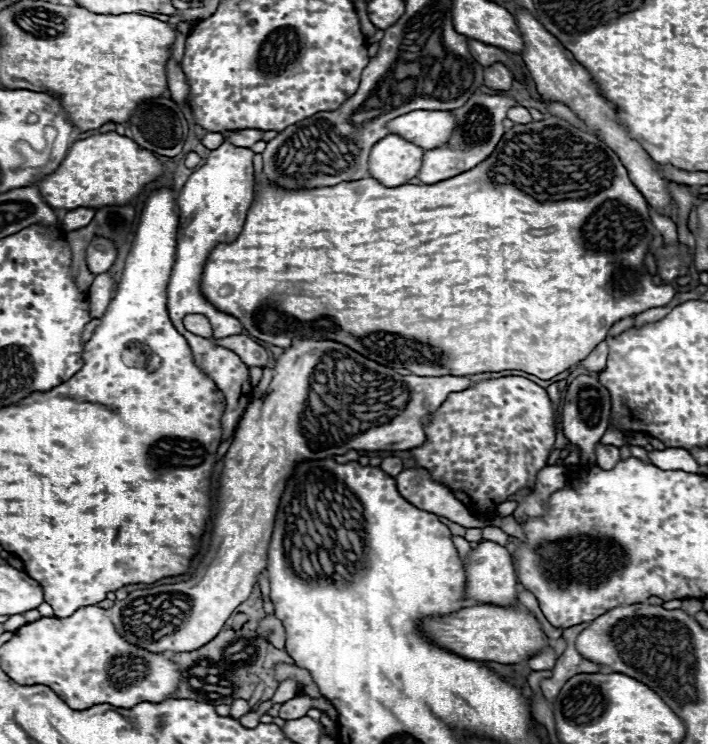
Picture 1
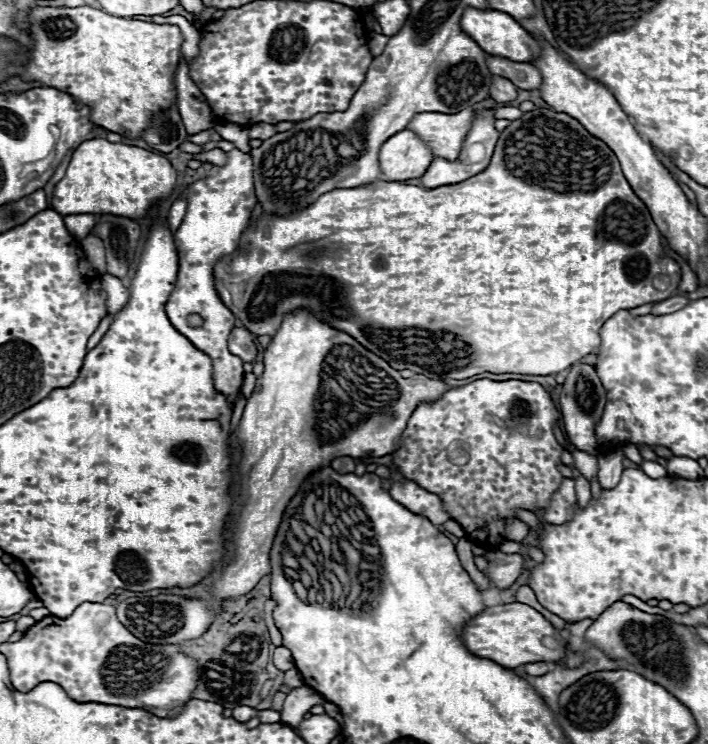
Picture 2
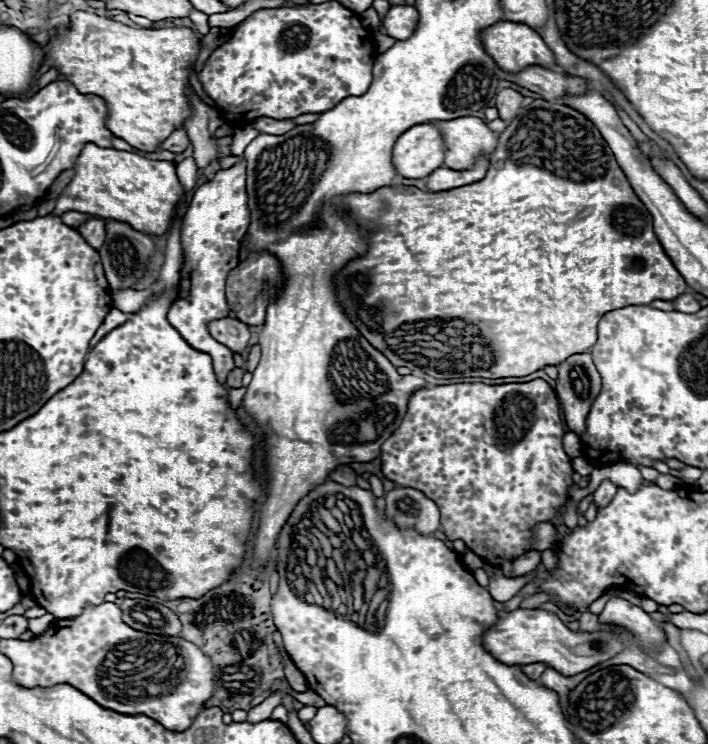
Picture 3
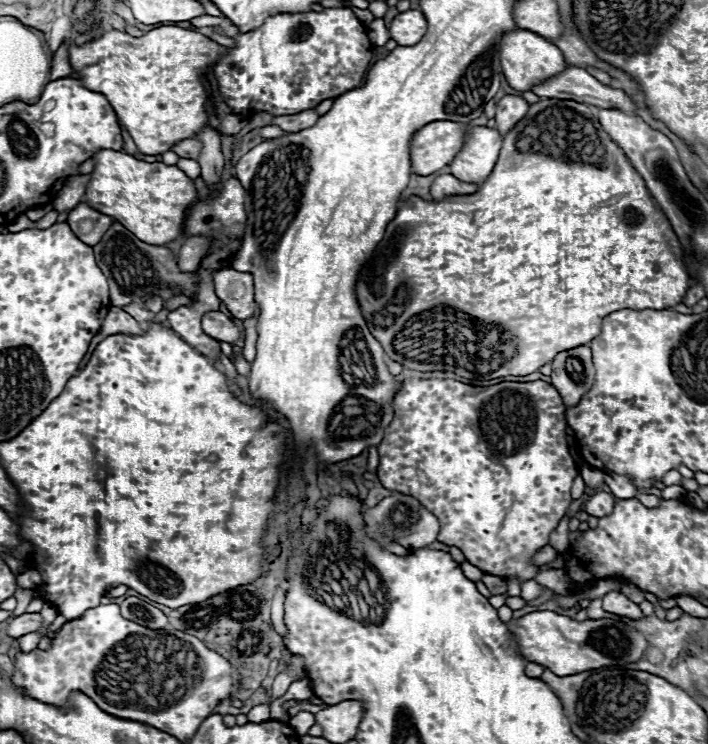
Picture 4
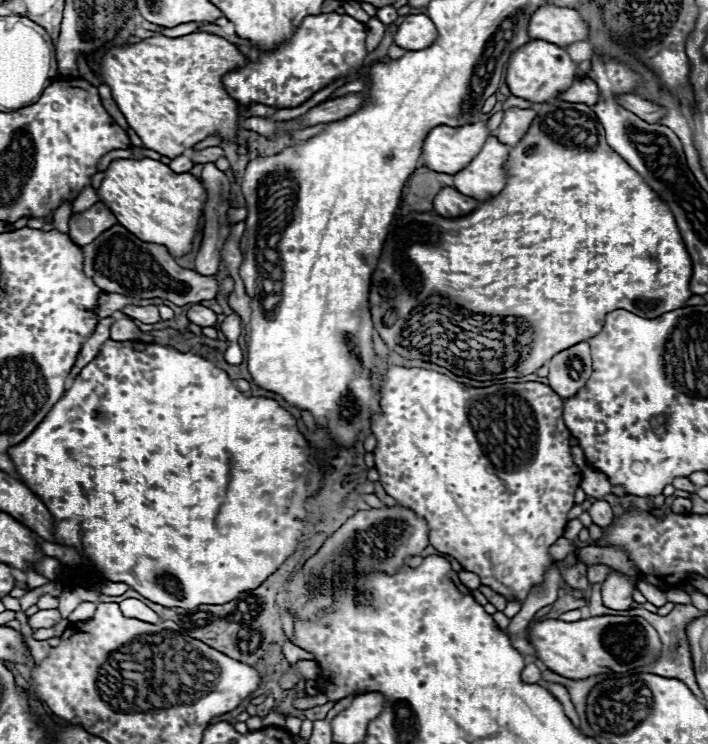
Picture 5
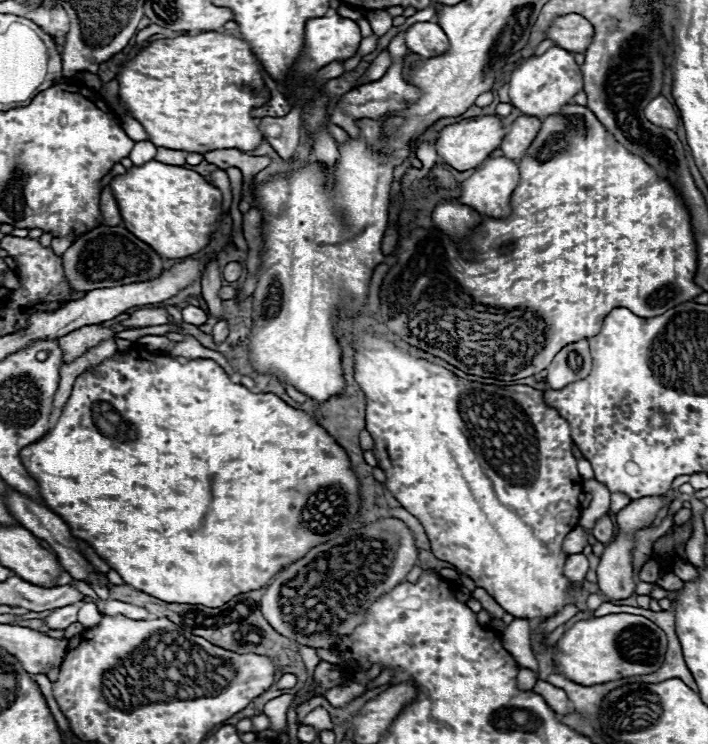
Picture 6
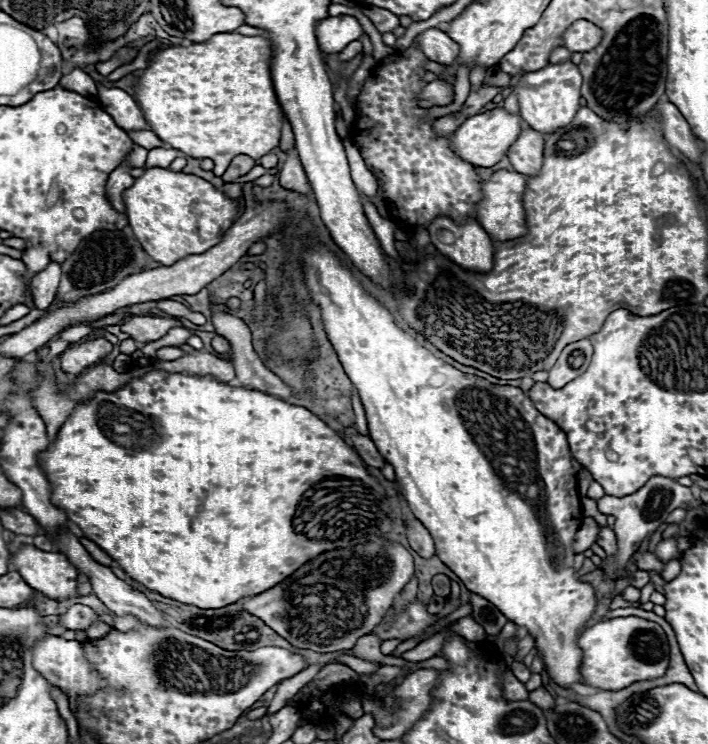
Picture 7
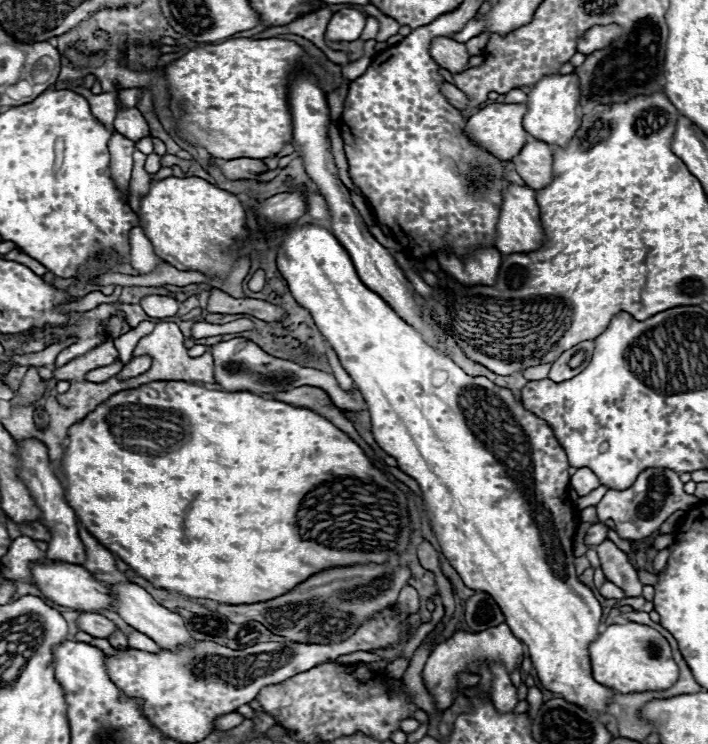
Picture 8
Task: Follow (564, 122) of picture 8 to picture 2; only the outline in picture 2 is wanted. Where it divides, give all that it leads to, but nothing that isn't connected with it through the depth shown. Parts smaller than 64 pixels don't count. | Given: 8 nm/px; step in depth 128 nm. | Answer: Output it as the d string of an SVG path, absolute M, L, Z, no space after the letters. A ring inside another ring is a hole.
M468 8L462 16L462 30L470 34L484 52L494 52L494 56L506 56L508 60L534 60L540 56L538 40L526 32L510 14L498 10L474 10Z

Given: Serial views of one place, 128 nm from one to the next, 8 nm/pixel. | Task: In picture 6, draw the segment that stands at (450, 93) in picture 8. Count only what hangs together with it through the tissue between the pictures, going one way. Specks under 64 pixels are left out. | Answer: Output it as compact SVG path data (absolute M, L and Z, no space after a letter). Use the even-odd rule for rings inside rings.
M398 32L398 34L392 38L392 42L388 44L388 50L390 50L390 54L392 54L392 58L394 58L394 64L388 68L388 72L386 72L380 80L374 80L374 82L370 82L370 84L358 86L358 88L350 90L348 94L344 94L344 96L340 98L340 102L336 104L336 108L334 108L334 112L332 112L332 116L330 116L330 122L334 122L334 124L338 124L338 126L342 126L342 128L348 130L348 116L350 116L350 118L374 118L374 120L378 120L378 118L382 118L382 116L386 116L386 114L402 112L402 110L408 108L410 102L418 100L418 96L420 96L418 88L414 88L412 84L406 84L406 82L402 80L401 69L404 67L403 57L408 51L406 44L404 44L404 34L406 34L406 32Z

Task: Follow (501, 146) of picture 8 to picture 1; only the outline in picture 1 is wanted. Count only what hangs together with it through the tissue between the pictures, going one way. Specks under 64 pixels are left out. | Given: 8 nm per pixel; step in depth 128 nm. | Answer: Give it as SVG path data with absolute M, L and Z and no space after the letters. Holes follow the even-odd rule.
M388 134L374 144L370 152L370 174L384 186L400 186L416 178L422 168L424 148L404 140L398 134Z

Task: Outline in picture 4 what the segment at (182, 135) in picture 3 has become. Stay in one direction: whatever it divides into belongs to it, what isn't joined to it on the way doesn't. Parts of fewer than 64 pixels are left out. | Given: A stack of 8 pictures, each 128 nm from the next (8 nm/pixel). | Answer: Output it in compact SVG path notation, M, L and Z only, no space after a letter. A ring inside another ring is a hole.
M196 138L182 140L182 142L178 142L178 144L172 148L172 152L176 152L180 158L192 158L192 160L198 160L200 150L202 150L202 142L196 140Z

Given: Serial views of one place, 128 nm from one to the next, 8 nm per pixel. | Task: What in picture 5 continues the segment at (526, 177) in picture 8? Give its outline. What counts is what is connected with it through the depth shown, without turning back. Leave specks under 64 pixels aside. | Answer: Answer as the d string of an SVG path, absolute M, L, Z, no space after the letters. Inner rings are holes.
M518 108L506 110L500 128L494 130L494 136L498 136L498 140L502 140L502 144L514 146L528 132L534 116L536 116L536 112L532 108L526 108L526 110L518 110Z

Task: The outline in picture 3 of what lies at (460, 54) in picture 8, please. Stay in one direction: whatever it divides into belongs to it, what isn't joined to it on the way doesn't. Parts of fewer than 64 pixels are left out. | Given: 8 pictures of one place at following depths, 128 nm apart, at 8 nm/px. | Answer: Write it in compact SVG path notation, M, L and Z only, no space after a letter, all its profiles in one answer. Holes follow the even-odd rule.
M394 6L384 18L386 34L394 40L408 40L418 26L418 12L414 6Z

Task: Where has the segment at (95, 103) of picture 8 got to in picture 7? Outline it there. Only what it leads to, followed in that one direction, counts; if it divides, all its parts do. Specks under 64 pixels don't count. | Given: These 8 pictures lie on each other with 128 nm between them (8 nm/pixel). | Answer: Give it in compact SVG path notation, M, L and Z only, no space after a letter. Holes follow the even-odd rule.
M76 68L70 74L62 76L62 80L58 82L58 86L66 88L70 92L78 92L82 96L98 96L98 90L96 90L94 80L86 72L82 72L80 68Z

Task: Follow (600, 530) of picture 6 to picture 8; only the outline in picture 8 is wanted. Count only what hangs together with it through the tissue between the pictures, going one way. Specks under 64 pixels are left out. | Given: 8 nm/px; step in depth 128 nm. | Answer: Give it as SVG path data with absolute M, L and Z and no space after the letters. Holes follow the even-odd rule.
M610 540L596 546L602 562L602 570L610 582L624 590L626 598L636 598L642 594L642 582L636 576L636 568L628 562L628 556Z

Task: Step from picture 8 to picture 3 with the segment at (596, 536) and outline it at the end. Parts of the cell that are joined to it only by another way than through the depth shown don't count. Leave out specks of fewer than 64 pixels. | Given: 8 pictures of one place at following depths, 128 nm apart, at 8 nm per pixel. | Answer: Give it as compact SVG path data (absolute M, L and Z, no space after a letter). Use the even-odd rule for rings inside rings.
M530 550L524 556L514 560L514 576L524 576L532 570L536 570L540 564L540 550Z

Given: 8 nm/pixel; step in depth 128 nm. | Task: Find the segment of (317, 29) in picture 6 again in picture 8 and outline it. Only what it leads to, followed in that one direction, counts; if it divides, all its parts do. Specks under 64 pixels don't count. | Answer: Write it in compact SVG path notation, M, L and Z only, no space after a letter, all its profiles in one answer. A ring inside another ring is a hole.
M344 8L332 16L332 20L328 22L326 34L330 40L352 42L352 40L360 38L360 32L364 30L366 18L368 16L356 8Z

